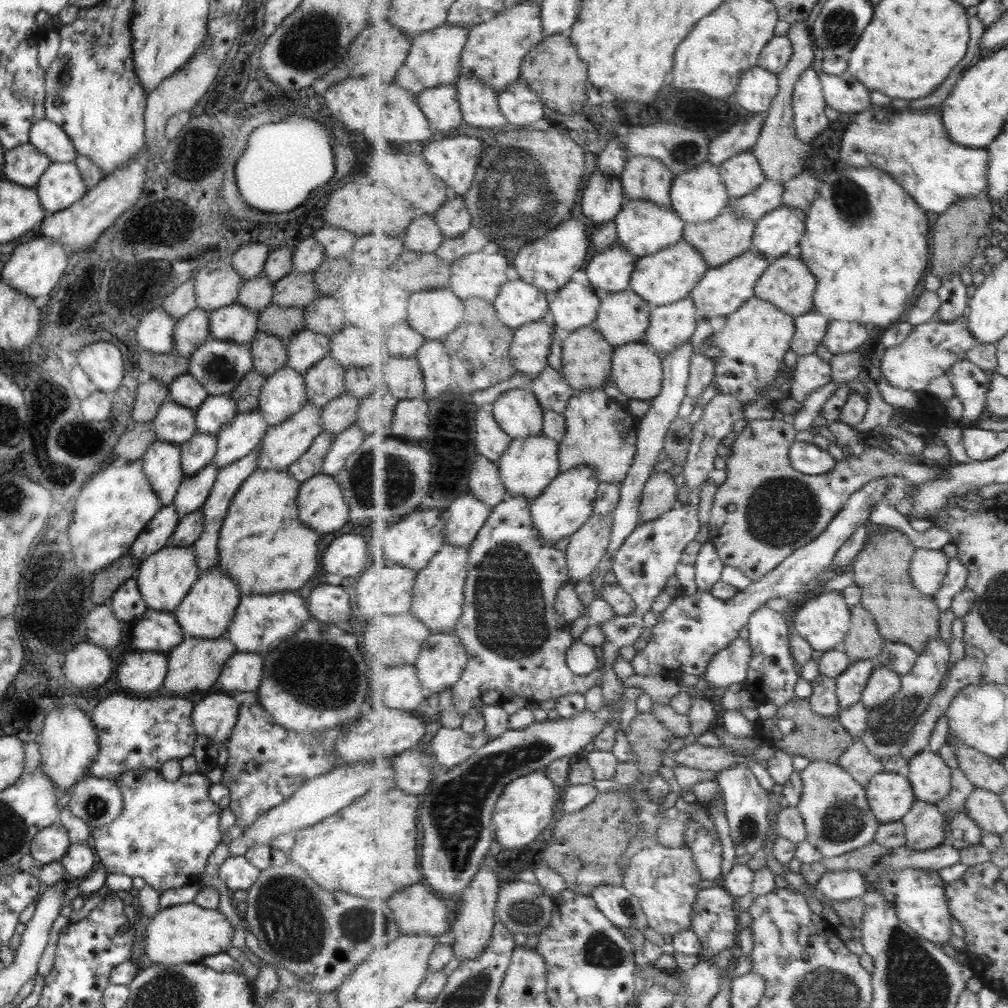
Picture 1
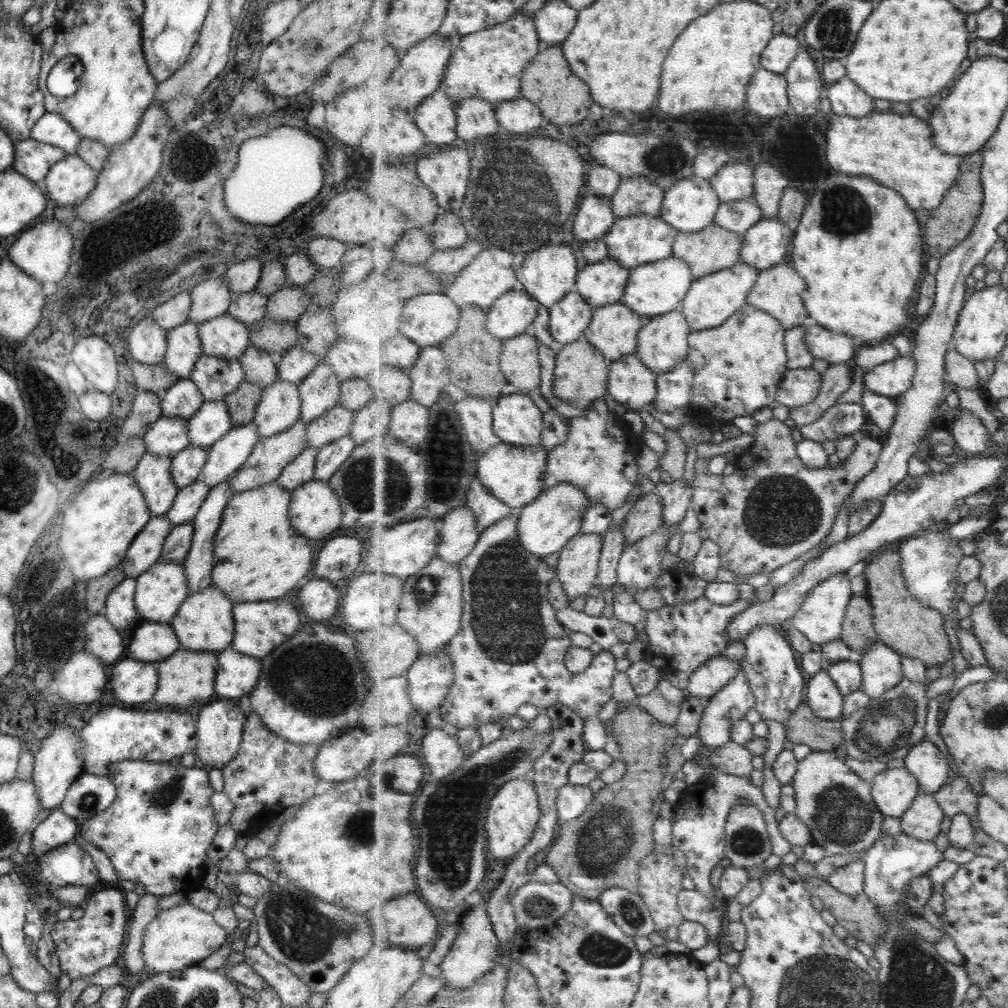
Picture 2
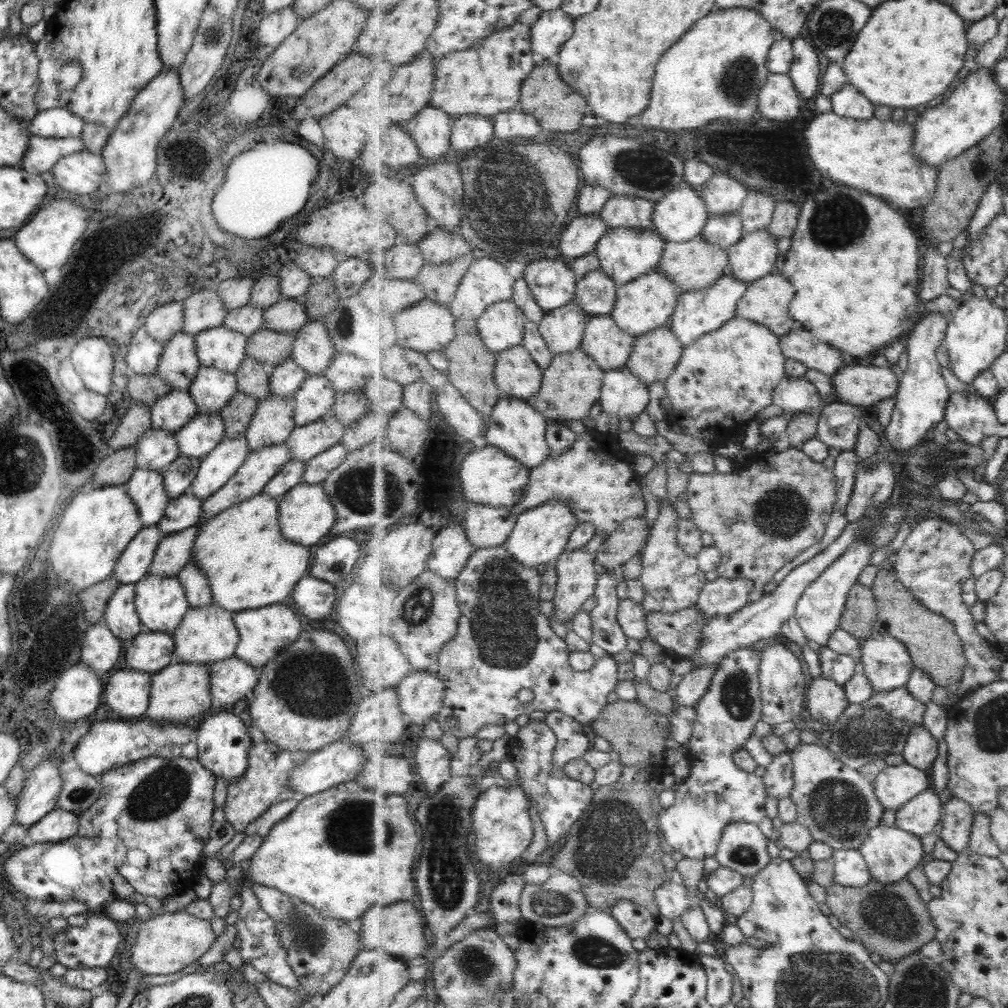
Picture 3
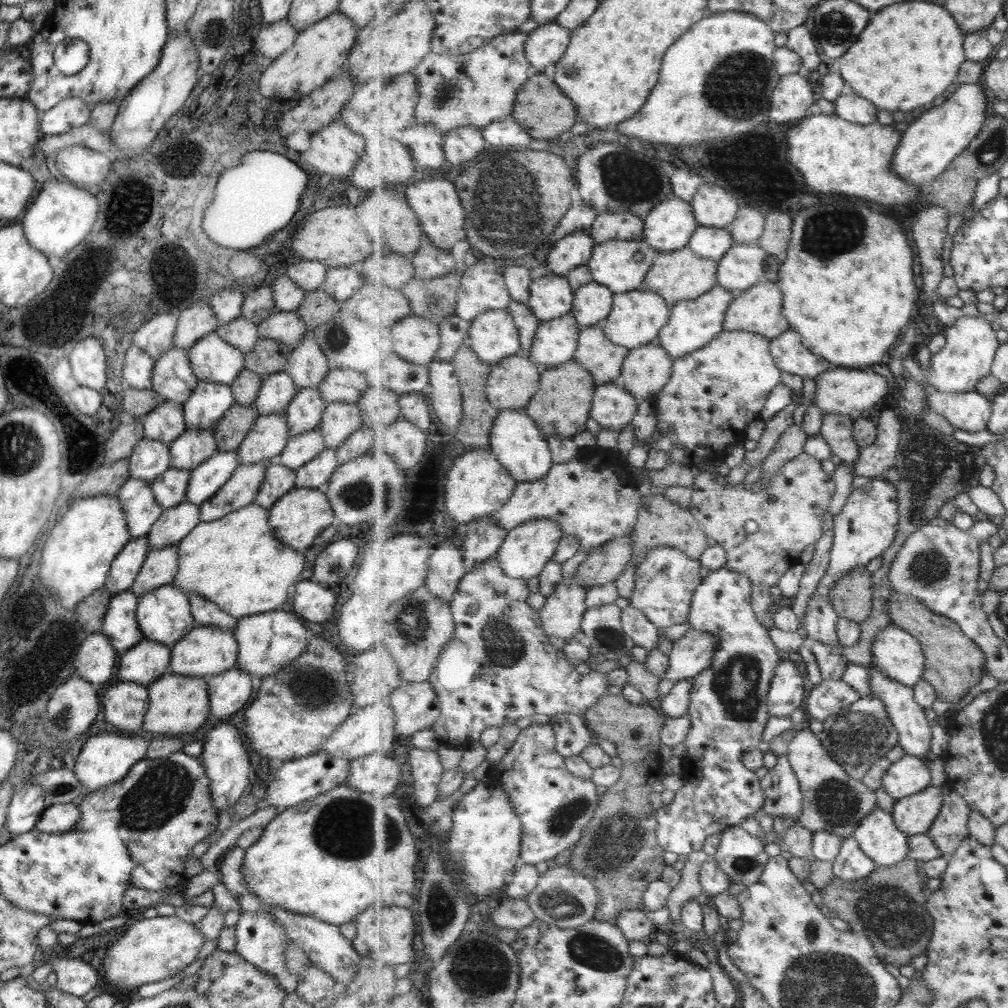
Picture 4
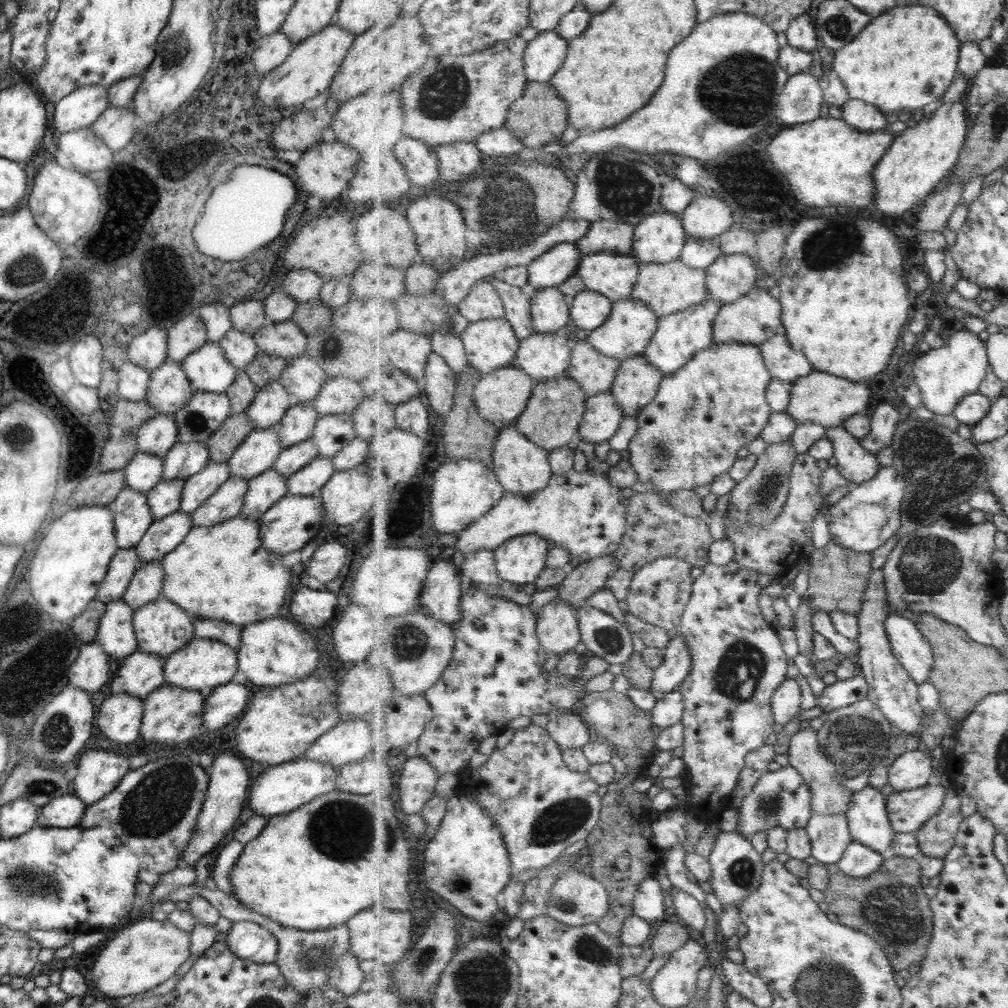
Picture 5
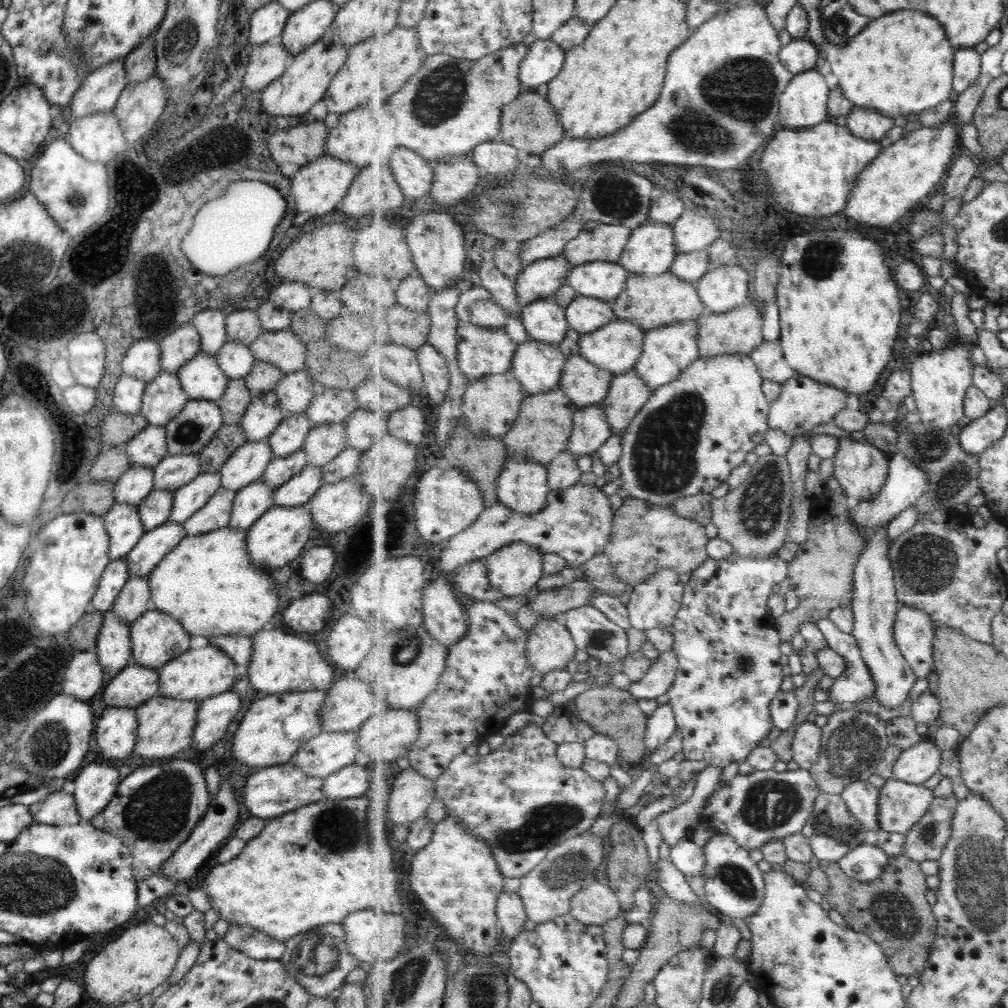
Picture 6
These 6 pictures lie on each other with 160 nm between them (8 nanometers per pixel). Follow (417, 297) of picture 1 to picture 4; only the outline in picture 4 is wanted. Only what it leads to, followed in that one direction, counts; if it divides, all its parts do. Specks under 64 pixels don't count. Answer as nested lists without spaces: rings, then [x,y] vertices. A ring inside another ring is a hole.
[[[411,314],[399,319],[390,328],[394,352],[415,364],[429,366],[441,348],[440,324]]]

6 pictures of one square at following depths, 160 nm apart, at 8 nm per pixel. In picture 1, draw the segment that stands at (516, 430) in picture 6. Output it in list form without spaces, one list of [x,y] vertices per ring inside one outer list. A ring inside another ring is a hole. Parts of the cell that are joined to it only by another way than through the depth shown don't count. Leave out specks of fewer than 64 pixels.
[[[585,327],[564,335],[563,339],[563,373],[575,391],[583,389],[601,389],[612,378],[612,360],[615,347],[605,338],[601,331]]]

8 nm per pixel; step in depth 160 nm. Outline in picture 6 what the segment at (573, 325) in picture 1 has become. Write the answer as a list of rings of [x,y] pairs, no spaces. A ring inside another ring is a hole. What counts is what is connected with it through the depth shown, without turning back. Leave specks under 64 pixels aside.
[[[531,338],[518,346],[511,371],[529,396],[548,393],[559,388],[567,361],[558,345]]]

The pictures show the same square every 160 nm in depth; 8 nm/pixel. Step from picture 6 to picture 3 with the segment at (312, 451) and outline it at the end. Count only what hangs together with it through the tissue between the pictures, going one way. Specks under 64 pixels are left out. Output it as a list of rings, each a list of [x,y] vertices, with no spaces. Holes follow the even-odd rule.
[[[362,389],[337,391],[330,415],[339,419],[341,426],[349,426],[367,412],[367,399]]]

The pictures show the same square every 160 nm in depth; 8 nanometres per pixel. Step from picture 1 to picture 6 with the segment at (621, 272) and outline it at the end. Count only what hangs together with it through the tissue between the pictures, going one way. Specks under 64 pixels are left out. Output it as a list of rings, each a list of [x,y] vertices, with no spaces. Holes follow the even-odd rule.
[[[579,294],[567,306],[565,312],[571,328],[580,335],[599,330],[617,318],[616,312],[607,301]]]

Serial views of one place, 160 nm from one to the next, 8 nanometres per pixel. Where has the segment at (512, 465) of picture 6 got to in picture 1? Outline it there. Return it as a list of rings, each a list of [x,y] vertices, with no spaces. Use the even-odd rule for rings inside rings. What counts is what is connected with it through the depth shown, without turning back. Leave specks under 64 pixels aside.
[[[530,386],[509,389],[493,402],[492,413],[500,428],[512,440],[541,436],[544,431],[544,407]]]

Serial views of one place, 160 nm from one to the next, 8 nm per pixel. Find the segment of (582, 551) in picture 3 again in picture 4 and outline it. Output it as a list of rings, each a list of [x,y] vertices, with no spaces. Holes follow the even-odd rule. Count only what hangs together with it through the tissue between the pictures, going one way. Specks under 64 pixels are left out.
[[[574,577],[557,586],[547,604],[539,611],[541,624],[549,636],[558,636],[567,643],[582,630],[582,622],[588,609],[588,591]]]

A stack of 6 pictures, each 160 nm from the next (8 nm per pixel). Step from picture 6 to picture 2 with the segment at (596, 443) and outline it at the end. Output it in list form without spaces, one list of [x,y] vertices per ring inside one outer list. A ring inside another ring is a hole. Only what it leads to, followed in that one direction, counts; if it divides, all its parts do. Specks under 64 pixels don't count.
[[[637,354],[621,357],[610,364],[608,392],[625,408],[639,411],[656,399],[657,377]]]

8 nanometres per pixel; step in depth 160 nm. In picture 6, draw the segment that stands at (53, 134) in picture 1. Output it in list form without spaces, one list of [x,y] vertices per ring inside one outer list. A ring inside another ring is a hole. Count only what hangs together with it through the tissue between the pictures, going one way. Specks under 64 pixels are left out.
[[[118,58],[97,67],[82,78],[68,104],[72,118],[112,110],[119,94],[127,85],[122,62],[123,58]]]

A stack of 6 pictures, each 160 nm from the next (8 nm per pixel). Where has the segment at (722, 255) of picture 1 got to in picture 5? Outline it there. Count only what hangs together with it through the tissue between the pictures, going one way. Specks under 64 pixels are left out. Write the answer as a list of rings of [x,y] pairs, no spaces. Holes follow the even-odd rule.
[[[681,259],[667,263],[640,263],[638,281],[632,292],[632,298],[643,301],[658,317],[676,313],[690,306],[700,305],[710,296],[707,271],[690,267]]]

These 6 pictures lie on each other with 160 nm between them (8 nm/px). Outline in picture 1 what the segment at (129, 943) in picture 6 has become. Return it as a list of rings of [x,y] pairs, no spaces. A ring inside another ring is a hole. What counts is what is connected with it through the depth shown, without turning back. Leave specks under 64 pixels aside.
[[[179,904],[161,909],[145,926],[144,948],[141,950],[145,963],[177,965],[197,963],[205,956],[226,953],[231,947],[234,928],[217,909],[203,909],[195,904]]]

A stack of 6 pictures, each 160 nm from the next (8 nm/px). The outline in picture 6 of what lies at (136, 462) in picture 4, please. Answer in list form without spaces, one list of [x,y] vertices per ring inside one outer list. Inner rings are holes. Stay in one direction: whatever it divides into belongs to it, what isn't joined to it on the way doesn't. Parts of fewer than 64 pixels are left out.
[[[130,466],[114,482],[113,500],[129,506],[137,506],[153,487],[152,468]]]

